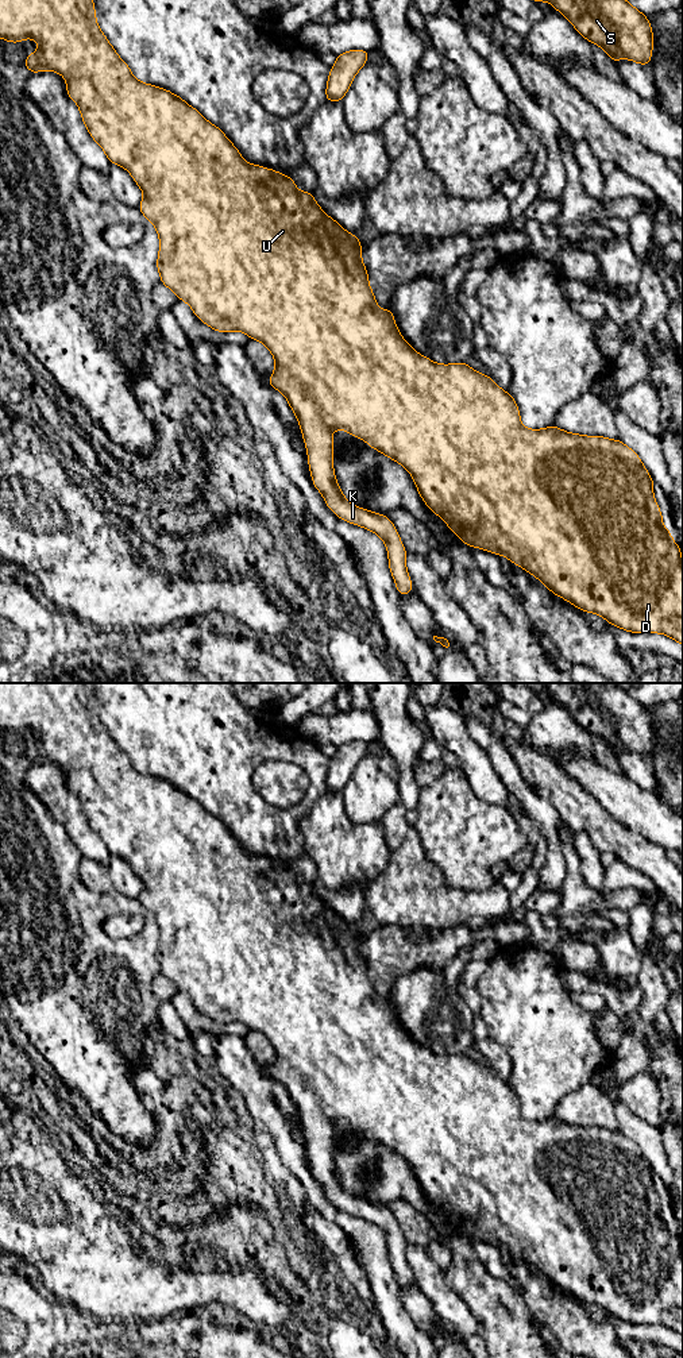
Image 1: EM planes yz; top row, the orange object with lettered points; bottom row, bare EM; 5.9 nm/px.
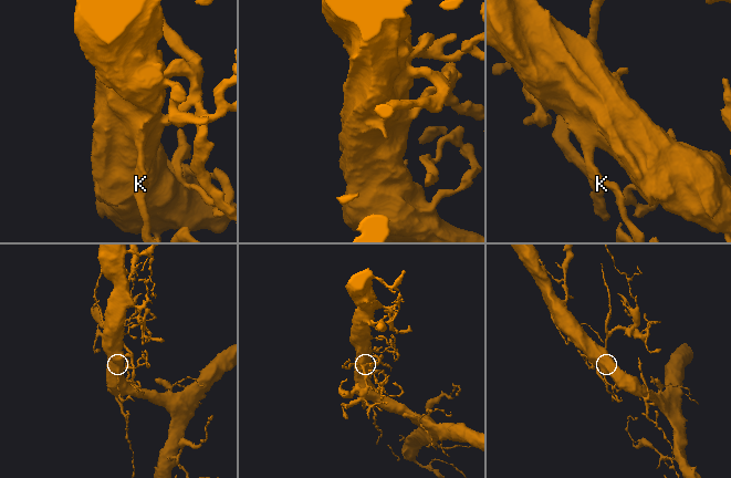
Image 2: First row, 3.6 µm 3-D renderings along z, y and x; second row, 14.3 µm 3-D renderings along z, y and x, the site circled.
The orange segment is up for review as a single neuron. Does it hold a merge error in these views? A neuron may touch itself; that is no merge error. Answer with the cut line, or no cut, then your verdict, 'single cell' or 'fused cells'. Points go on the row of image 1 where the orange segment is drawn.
no cut; single cell

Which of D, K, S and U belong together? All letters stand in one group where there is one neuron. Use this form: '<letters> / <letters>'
D K S U

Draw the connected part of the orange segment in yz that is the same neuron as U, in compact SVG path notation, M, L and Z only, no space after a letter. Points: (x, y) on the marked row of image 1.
M0 0L0 39L19 43L27 38L39 43L39 50L24 58L24 66L36 74L40 70L59 73L66 80L69 99L77 103L89 135L104 150L112 165L128 170L144 198L138 208L148 219L159 235L159 255L157 269L161 282L174 292L178 300L190 305L196 317L216 332L240 331L250 339L263 343L275 360L269 386L281 391L294 412L308 451L308 464L313 486L321 493L327 506L350 524L375 532L386 544L389 570L400 597L412 590L412 579L406 571L406 549L389 517L352 505L342 493L333 471L333 429L346 429L351 436L364 440L371 448L404 466L412 475L420 497L428 509L448 524L468 547L476 547L491 553L506 556L513 564L522 567L536 576L555 595L568 601L576 609L595 613L609 624L630 633L661 633L683 645L683 563L678 543L661 524L663 516L653 495L653 479L644 467L640 456L621 440L603 436L584 436L559 429L555 424L544 429L526 429L521 424L517 402L509 391L503 391L489 375L471 369L464 362L452 364L435 363L416 352L394 324L393 306L382 310L368 285L367 269L362 262L362 243L355 234L348 234L336 220L331 219L316 202L313 193L298 192L293 177L285 177L259 165L247 163L239 150L224 132L209 123L196 108L167 89L138 81L128 65L117 55L96 22L93 0Z

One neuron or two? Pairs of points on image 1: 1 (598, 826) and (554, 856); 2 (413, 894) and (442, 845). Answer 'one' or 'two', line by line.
1: two
2: two

